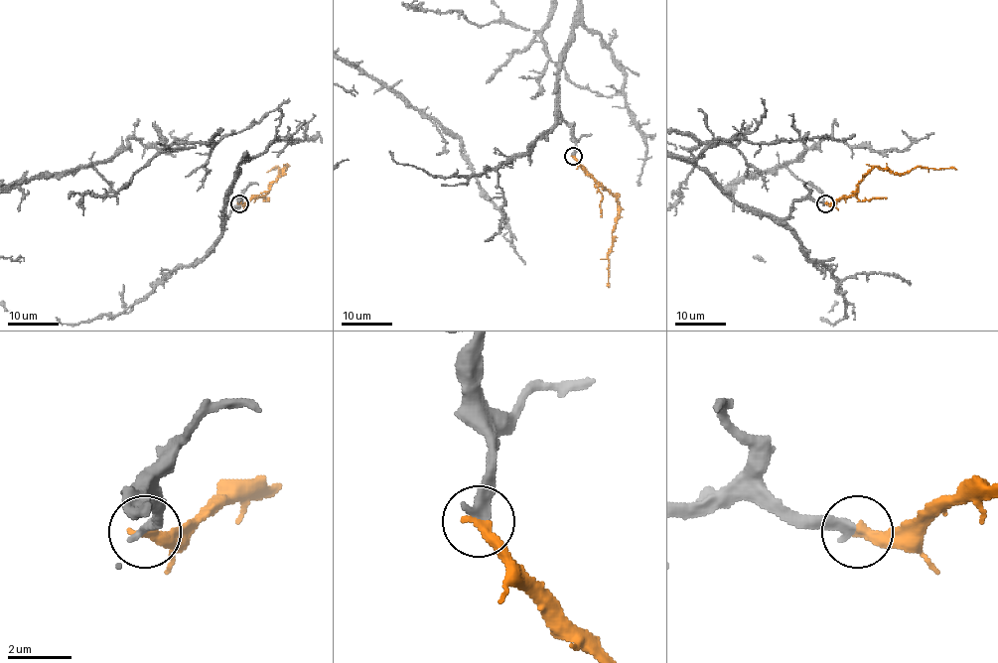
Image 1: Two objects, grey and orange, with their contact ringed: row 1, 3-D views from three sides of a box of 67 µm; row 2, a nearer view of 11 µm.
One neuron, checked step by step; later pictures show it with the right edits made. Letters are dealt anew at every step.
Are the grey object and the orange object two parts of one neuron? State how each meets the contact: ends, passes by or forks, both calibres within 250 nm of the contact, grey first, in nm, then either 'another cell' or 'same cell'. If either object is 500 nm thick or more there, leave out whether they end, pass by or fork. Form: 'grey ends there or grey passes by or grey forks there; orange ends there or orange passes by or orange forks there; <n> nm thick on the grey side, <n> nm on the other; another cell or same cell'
grey ends there; orange ends there; 340 nm thick on the grey side, 360 nm on the other; same cell

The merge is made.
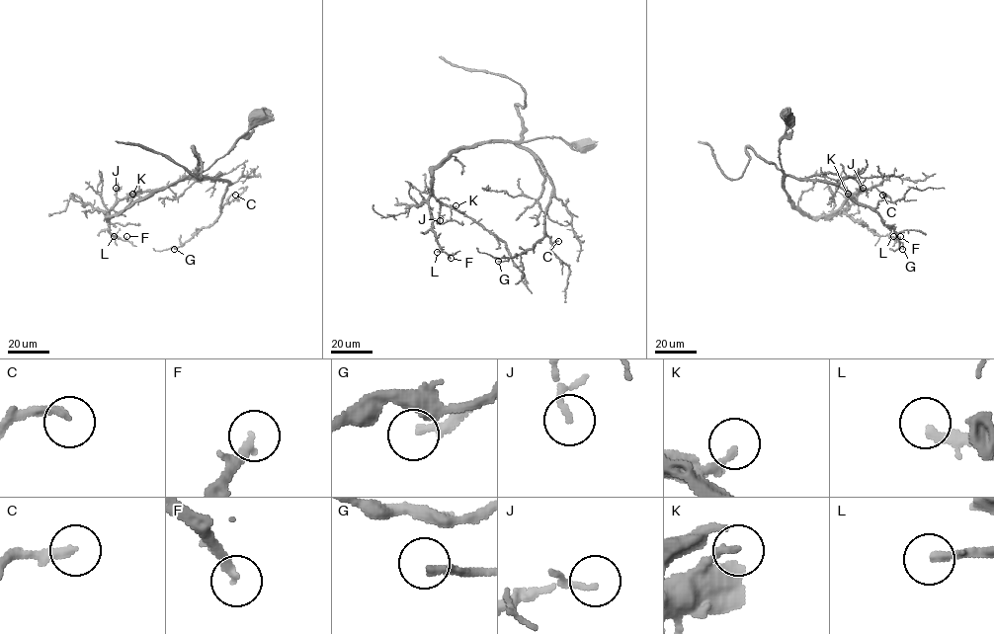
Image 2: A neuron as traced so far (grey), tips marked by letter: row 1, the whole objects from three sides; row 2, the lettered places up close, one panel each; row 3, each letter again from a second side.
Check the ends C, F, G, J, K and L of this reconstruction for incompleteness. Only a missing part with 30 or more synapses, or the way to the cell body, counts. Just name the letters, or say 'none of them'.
none of them

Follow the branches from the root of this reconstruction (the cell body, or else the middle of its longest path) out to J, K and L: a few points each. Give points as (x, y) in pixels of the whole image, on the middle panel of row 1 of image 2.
J: (580, 145), (558, 137), (538, 137), (458, 148), (432, 171), (432, 194), (440, 203), (440, 220)
K: (580, 145), (558, 137), (538, 137), (458, 148), (432, 171), (432, 194), (443, 204), (455, 205)
L: (580, 145), (538, 137), (477, 142), (453, 153), (432, 171), (429, 205), (442, 250), (437, 252)

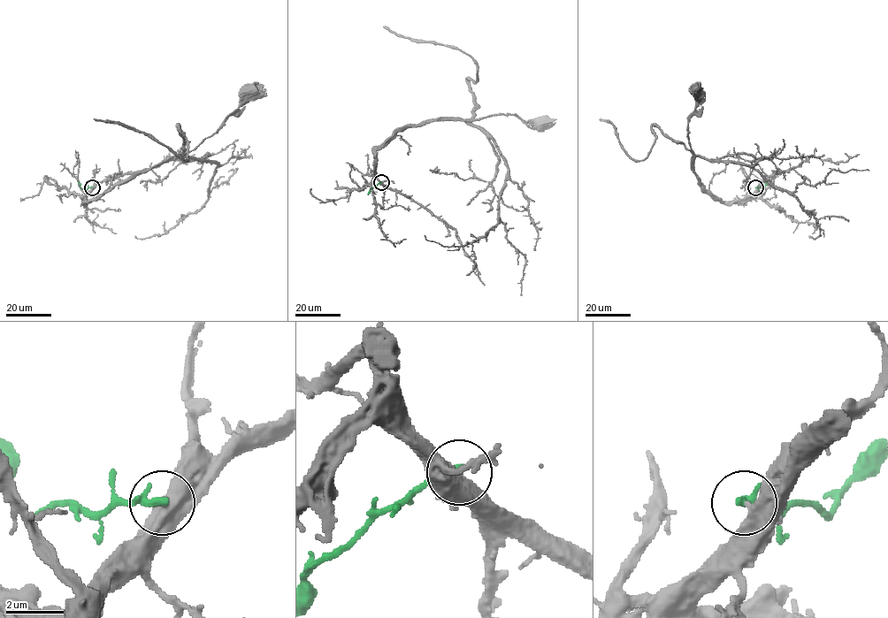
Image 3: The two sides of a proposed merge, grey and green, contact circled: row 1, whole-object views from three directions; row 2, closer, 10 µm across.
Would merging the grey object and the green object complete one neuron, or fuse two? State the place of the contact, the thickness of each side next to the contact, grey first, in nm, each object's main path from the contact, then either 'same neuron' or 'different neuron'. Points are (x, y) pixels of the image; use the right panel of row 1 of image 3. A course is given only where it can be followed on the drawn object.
at (755, 187); 550 nm thick on the grey side, 320 nm on the other; grey runs (755, 187), (741, 200), (723, 202), (700, 184), (688, 136), (688, 119), (695, 107), (697, 90); green runs (755, 187), (762, 188), (768, 181); different neuron

